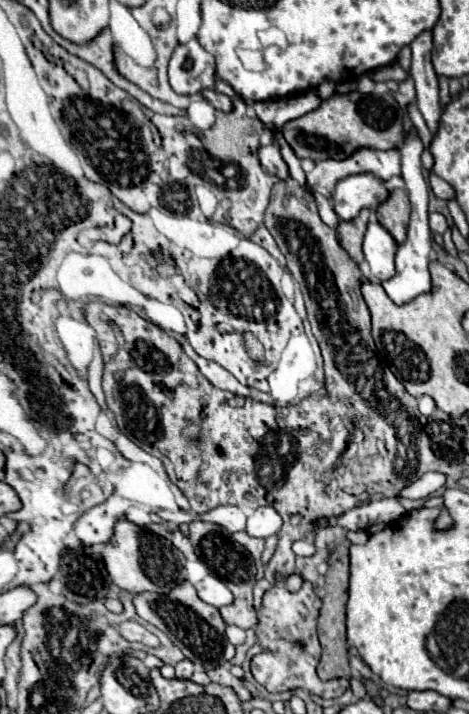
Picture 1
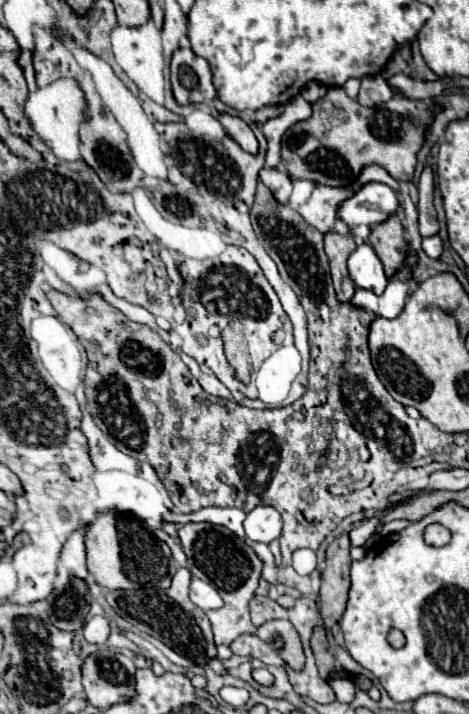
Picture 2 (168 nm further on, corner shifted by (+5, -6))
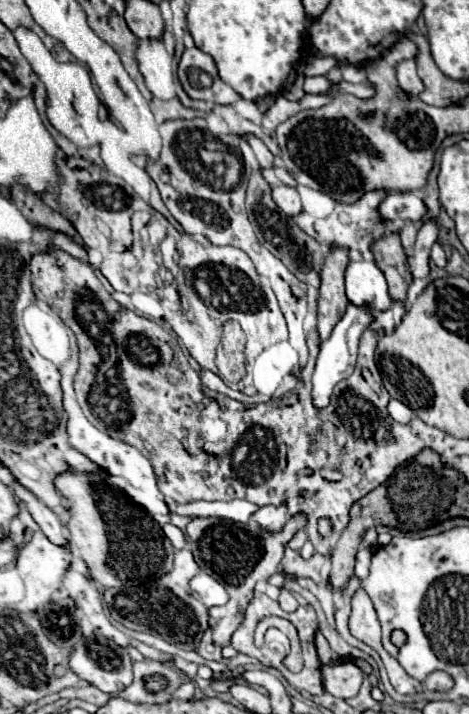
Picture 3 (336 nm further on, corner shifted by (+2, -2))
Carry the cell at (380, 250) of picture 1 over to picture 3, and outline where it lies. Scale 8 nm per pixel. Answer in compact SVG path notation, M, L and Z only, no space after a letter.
M356 260L346 268L346 296L352 304L370 304L374 310L382 312L390 308L392 298L388 294L386 278L378 270L374 260Z

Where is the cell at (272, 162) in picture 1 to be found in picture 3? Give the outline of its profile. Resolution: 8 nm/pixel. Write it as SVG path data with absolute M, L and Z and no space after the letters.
M274 184L272 186L272 198L278 204L280 210L284 210L288 216L296 216L302 206L300 206L300 196L296 192L296 188L286 186L286 184Z

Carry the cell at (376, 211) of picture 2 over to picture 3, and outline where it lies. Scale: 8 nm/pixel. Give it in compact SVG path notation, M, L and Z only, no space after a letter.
M394 192L386 194L386 198L380 202L378 214L384 220L420 220L426 214L426 206L414 192Z

